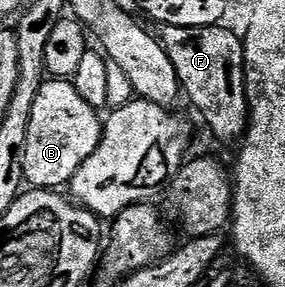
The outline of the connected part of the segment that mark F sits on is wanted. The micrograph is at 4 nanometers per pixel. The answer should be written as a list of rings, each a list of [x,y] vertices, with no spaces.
[[[160,25],[157,30],[179,85],[198,108],[212,134],[221,142],[238,143],[250,124],[244,44],[240,35],[219,25],[177,27]]]

